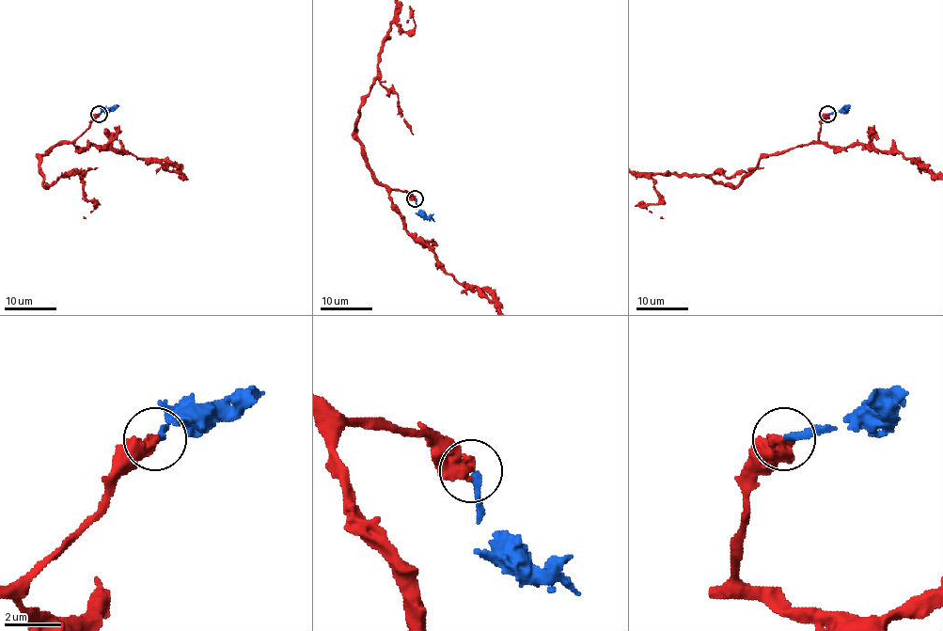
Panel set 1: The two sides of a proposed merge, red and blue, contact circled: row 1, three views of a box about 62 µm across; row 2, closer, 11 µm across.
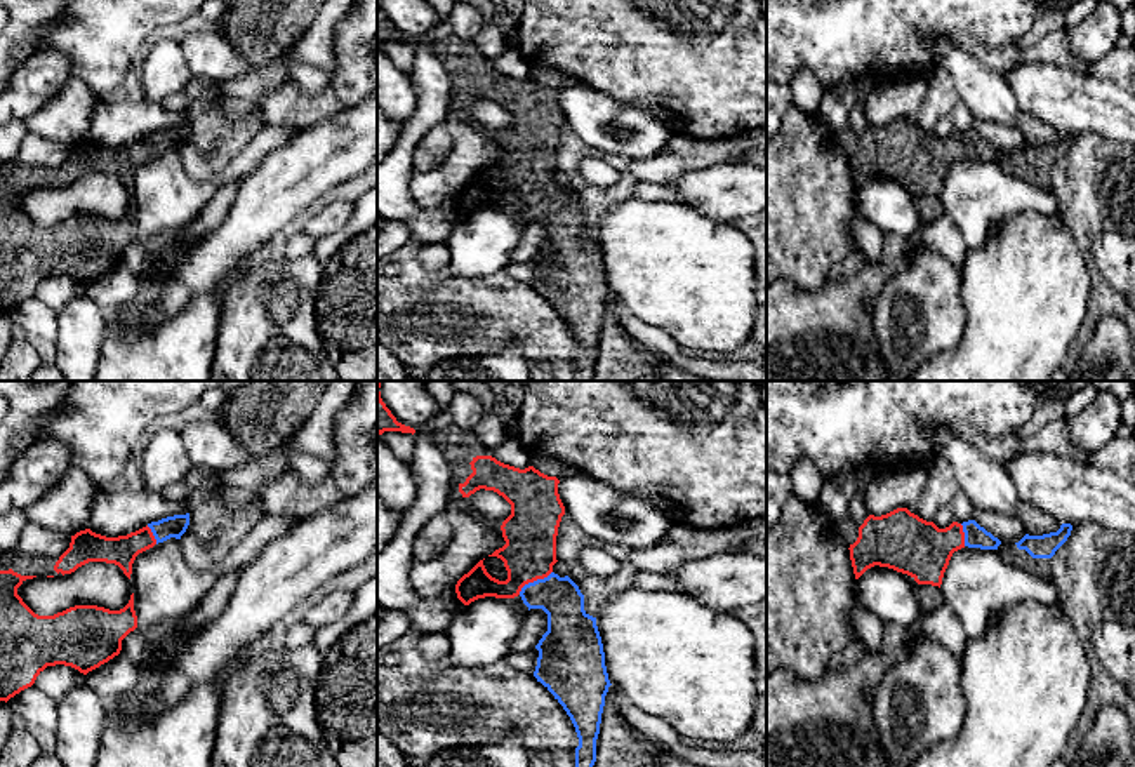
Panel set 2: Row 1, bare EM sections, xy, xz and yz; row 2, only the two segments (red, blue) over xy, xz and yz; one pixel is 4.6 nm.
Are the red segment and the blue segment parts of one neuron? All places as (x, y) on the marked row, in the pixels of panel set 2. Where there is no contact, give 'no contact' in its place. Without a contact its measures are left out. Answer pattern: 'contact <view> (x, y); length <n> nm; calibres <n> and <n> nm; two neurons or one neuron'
contact xz (534, 580); length 190 nm; calibres 240 and 190 nm; one neuron

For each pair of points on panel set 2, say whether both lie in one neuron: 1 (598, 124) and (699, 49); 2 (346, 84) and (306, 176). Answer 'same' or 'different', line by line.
1: different
2: different

